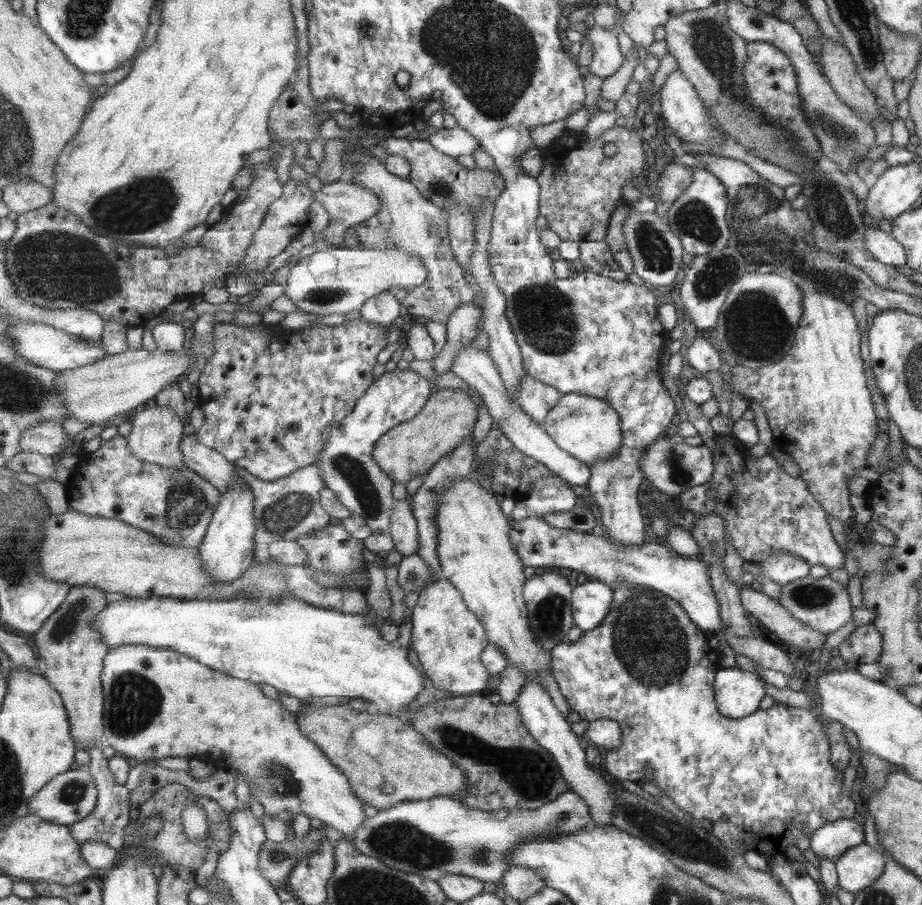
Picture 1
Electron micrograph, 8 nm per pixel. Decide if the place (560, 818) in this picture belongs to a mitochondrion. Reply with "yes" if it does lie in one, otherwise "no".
yes

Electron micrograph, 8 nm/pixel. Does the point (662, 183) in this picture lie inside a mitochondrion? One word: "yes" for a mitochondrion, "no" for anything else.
no

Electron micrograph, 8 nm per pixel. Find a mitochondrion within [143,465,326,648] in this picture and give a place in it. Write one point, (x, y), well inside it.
(185, 503)

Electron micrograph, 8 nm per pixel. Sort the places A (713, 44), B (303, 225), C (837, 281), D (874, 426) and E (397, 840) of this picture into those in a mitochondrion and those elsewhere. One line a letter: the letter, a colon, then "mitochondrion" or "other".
A: mitochondrion
B: other
C: mitochondrion
D: other
E: mitochondrion

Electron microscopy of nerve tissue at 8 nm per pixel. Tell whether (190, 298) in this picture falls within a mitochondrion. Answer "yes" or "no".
no

